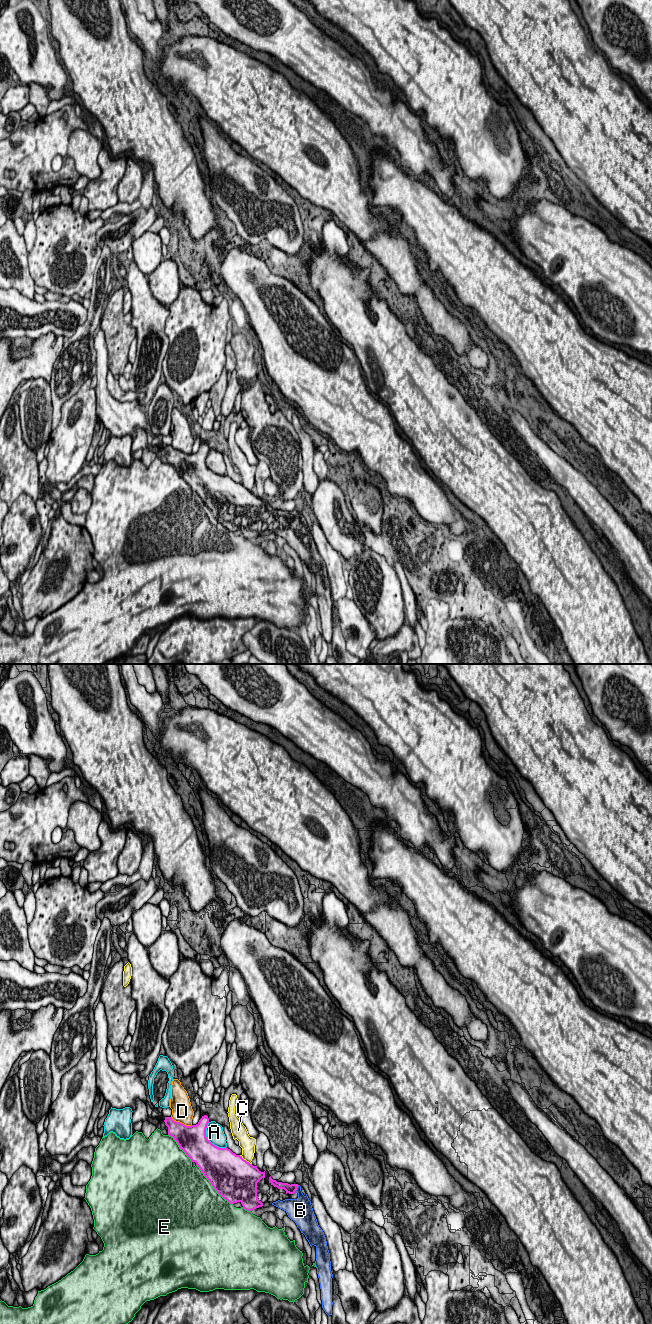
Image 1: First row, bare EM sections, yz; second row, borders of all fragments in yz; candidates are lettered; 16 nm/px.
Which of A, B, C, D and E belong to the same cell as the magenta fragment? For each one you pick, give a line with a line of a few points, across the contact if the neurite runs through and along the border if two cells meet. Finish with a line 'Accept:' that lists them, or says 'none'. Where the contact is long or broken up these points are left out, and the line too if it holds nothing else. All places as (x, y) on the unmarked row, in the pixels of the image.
Accept: B

